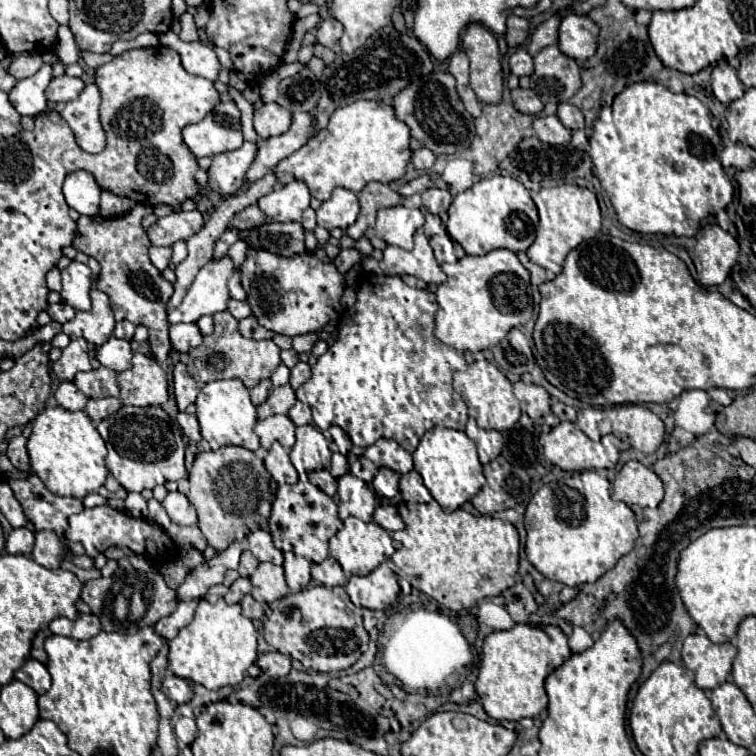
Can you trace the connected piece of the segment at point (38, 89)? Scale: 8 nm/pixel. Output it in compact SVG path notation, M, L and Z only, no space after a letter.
M44 64L34 76L18 80L18 84L8 92L8 100L22 116L38 116L46 110L46 88L52 80L52 64Z

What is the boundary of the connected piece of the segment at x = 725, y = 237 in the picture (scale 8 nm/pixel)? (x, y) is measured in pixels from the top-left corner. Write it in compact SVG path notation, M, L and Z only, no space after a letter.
M706 224L696 234L696 245L691 253L702 286L722 284L732 266L738 262L740 246L732 234L724 232L718 224Z

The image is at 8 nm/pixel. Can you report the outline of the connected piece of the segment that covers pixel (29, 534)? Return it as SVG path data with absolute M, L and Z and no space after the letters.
M14 528L6 540L8 554L30 554L34 548L34 532L30 528Z

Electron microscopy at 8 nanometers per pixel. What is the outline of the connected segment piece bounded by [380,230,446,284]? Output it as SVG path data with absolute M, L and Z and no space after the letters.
M422 230L414 234L414 248L402 250L398 246L388 246L384 250L384 258L380 262L380 268L388 276L402 276L410 274L418 280L424 280L426 284L442 284L446 280L446 274L438 266L432 248L428 244L428 238Z

